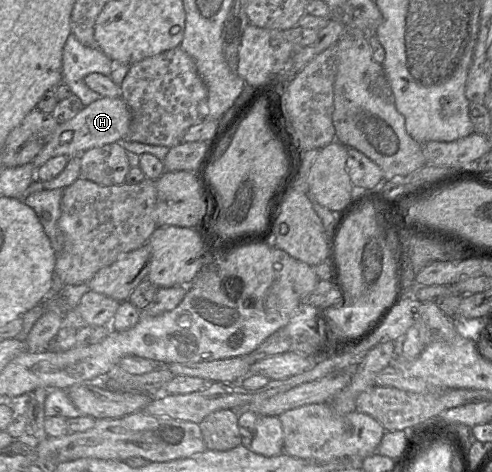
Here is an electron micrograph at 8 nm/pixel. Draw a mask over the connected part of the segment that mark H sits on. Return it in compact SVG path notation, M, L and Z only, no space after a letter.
M102 97L85 106L74 118L59 124L48 143L32 161L35 169L57 156L73 157L126 137L131 123L131 112L122 97Z

